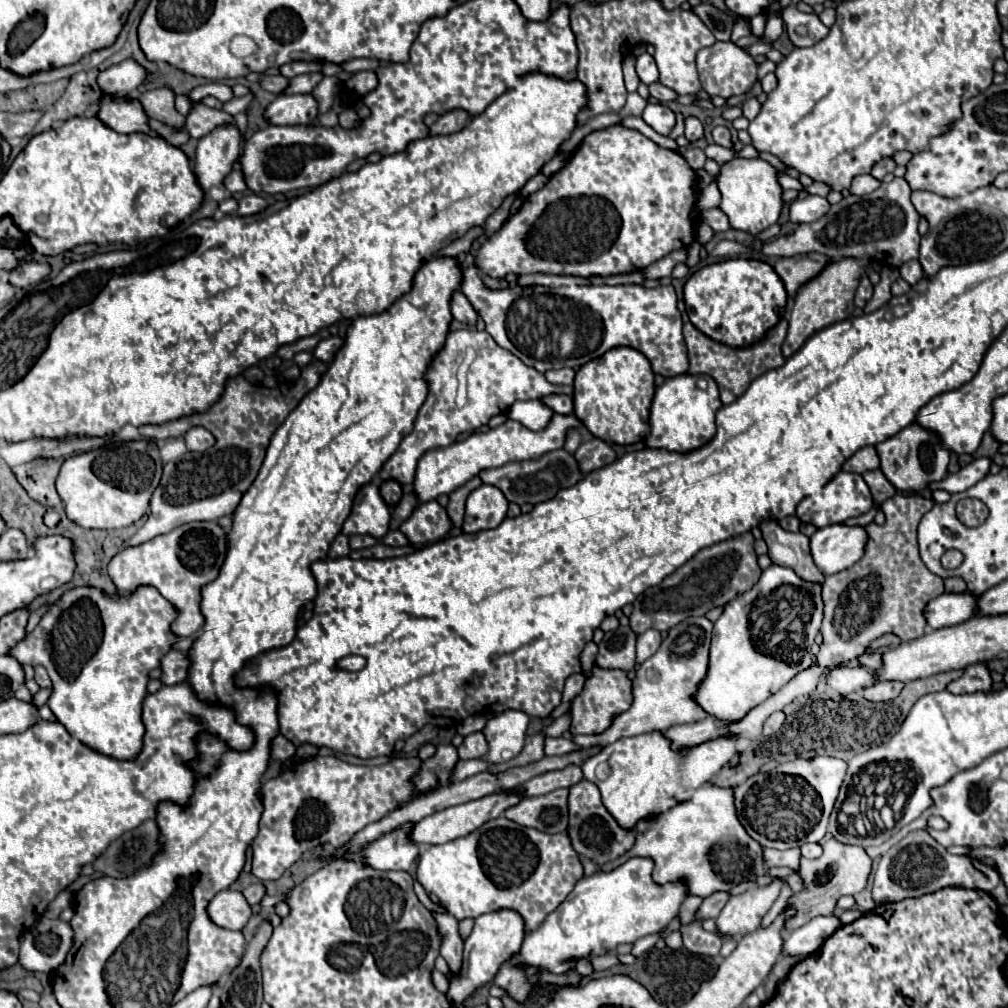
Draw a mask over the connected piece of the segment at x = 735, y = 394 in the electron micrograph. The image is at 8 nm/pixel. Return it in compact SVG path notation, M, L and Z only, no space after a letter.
M781 318L777 322L777 326L773 326L755 344L743 346L743 348L731 348L727 344L711 340L703 332L699 332L691 322L687 322L683 326L683 336L685 336L685 344L687 344L687 356L689 356L687 374L691 374L691 376L699 376L699 374L711 376L717 382L717 386L719 386L721 402L723 404L731 404L733 400L737 400L749 388L749 384L757 376L761 376L761 374L765 374L765 372L769 372L773 368L779 368L785 362L785 358L781 354L781 344L785 340L785 334L787 334L787 318Z

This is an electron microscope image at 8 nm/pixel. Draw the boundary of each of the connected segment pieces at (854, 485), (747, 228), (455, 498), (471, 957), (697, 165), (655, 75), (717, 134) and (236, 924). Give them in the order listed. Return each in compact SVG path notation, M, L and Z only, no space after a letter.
M837 472L821 490L821 494L815 496L805 496L799 504L797 504L797 518L803 524L813 524L815 528L823 528L823 526L831 526L831 524L839 524L845 522L847 518L855 518L861 516L865 512L869 512L869 508L873 506L871 500L871 492L869 486L865 484L861 474L855 472Z
M733 158L721 166L717 186L721 192L719 208L727 214L733 230L755 236L779 220L781 206L783 206L781 186L777 182L777 170L769 162L765 162L761 158L757 158L757 160Z
M473 478L473 480L469 480L467 484L463 484L461 488L457 488L455 492L451 492L449 504L447 504L447 514L449 514L449 518L451 518L451 522L453 522L455 526L461 526L461 524L463 524L465 500L467 500L467 496L469 496L475 488L479 488L481 484L483 484L481 478Z
M499 908L499 910L493 910L493 912L481 914L475 920L471 936L465 940L461 972L457 976L447 974L447 978L451 982L451 988L449 988L449 994L447 994L449 1002L459 1006L477 988L491 982L493 976L497 974L497 964L501 964L501 960L505 960L505 956L509 956L509 952L517 952L517 948L521 946L523 932L525 932L525 924L523 924L523 918L521 918L521 914L517 910Z
M695 146L687 148L687 152L683 154L683 158L685 158L685 162L687 162L693 170L701 170L703 164L705 164L705 160L707 160L705 152L703 152L701 148L695 148Z
M649 54L637 56L637 74L639 74L641 82L647 84L647 86L659 82L659 70L657 70L657 66L655 66L653 56L649 56Z
M715 126L713 128L713 140L715 144L723 146L723 148L733 148L733 140L731 140L731 132L725 126Z
M237 890L219 892L211 900L207 912L217 926L229 930L243 930L247 920L251 918L251 906L247 904L245 896Z

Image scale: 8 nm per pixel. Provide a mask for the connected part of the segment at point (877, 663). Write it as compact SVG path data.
M867 652L859 656L859 662L867 668L879 670L881 668L881 654L879 652Z

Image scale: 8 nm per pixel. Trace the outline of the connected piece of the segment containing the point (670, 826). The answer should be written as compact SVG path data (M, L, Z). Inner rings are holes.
M705 784L705 788L699 788L689 802L677 804L677 808L663 812L657 820L649 820L649 824L641 824L641 828L637 828L635 846L621 858L609 863L613 863L615 869L632 857L653 858L655 884L663 886L667 882L683 882L687 886L687 894L699 898L709 898L715 892L729 892L741 882L769 886L777 878L781 878L793 892L801 888L801 878L797 874L767 874L763 846L755 842L737 820L733 790L717 788L715 784Z

